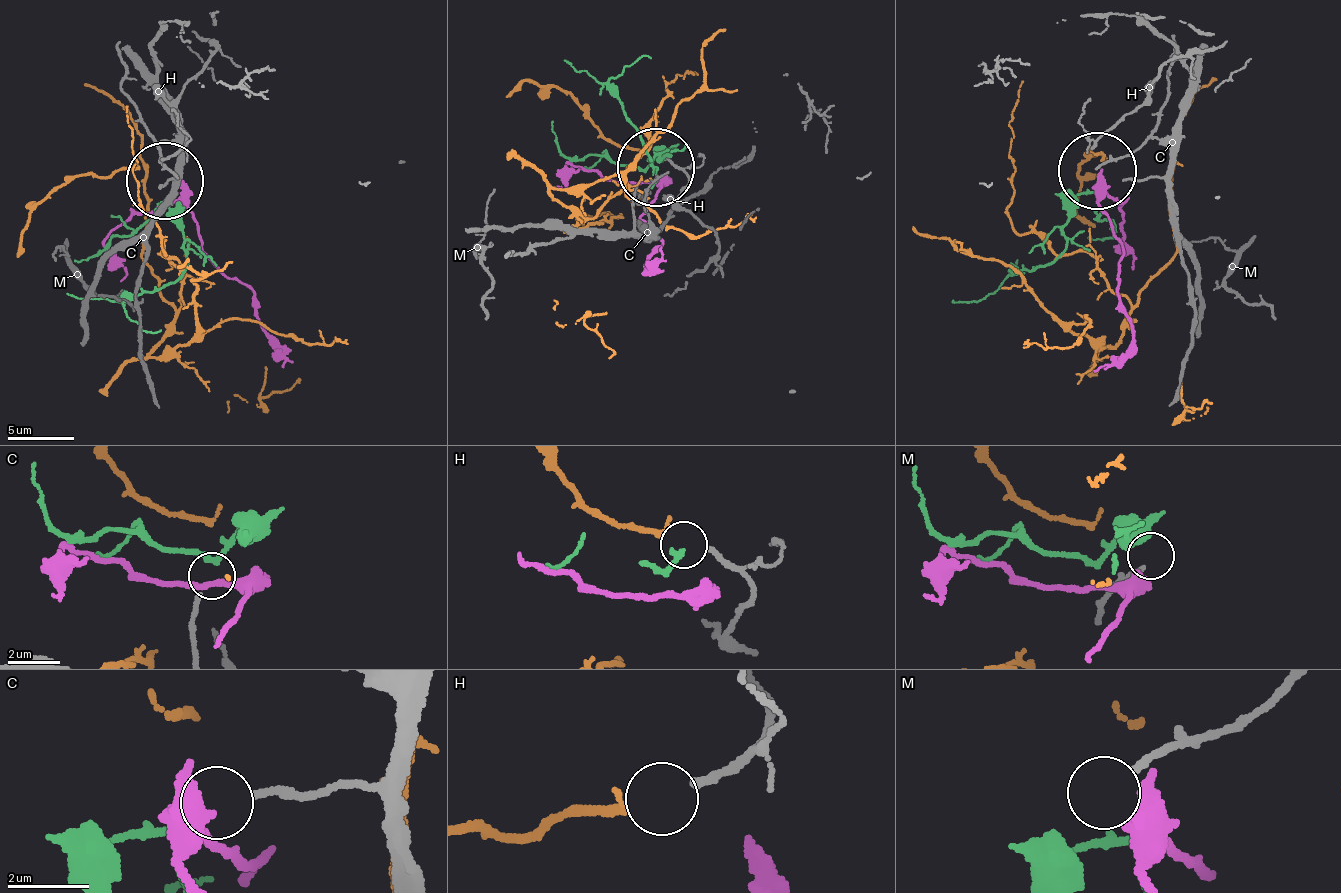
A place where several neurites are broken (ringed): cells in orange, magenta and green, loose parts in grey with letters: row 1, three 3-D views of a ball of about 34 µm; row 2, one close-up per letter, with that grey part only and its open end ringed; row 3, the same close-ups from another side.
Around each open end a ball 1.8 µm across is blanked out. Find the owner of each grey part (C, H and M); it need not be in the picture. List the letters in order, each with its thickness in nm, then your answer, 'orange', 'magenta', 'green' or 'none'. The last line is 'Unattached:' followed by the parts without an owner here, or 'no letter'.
C: 180 nm thick; green
H: 200 nm thick; orange
M: 170 nm thick; none
Unattached: M

